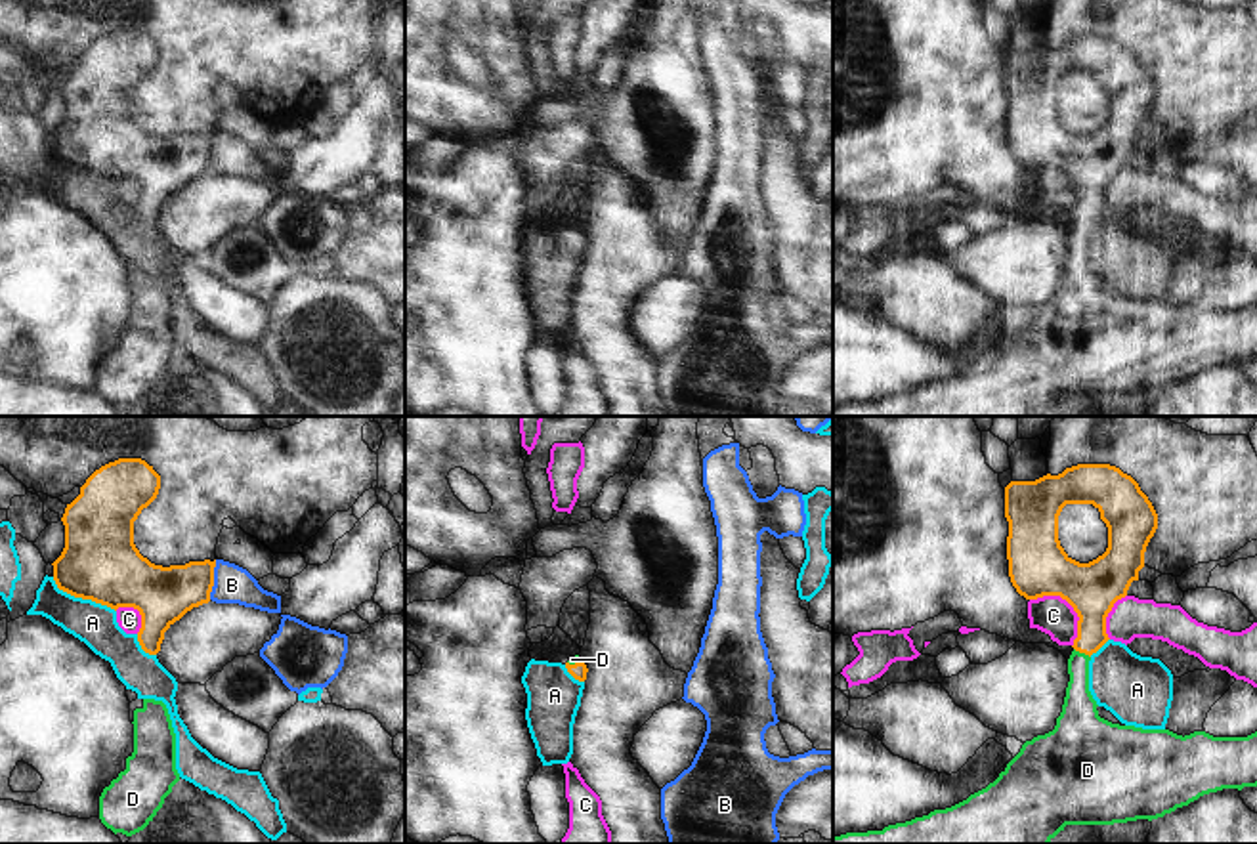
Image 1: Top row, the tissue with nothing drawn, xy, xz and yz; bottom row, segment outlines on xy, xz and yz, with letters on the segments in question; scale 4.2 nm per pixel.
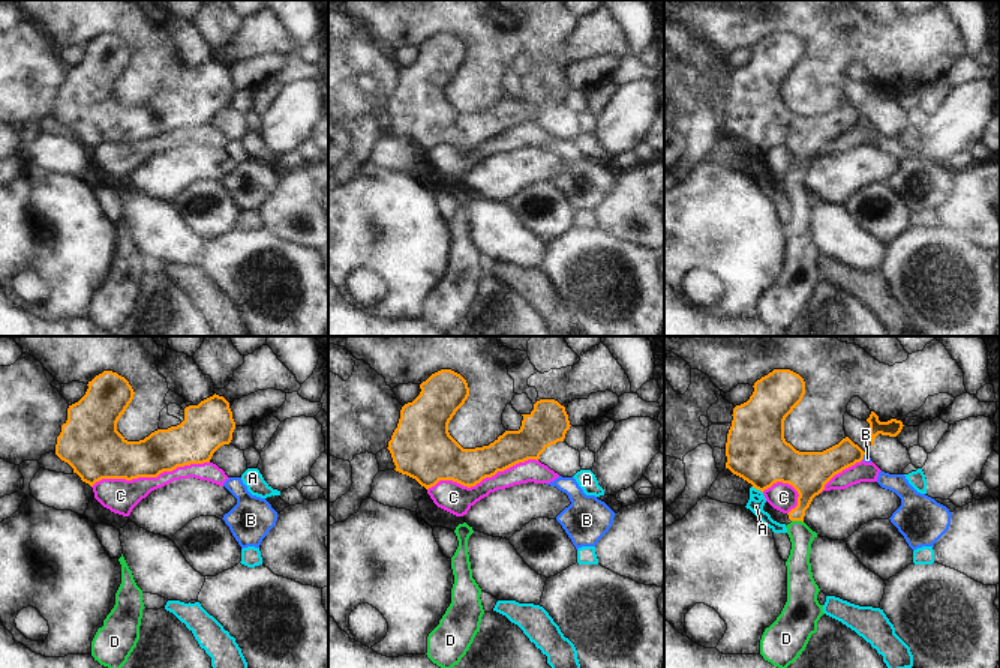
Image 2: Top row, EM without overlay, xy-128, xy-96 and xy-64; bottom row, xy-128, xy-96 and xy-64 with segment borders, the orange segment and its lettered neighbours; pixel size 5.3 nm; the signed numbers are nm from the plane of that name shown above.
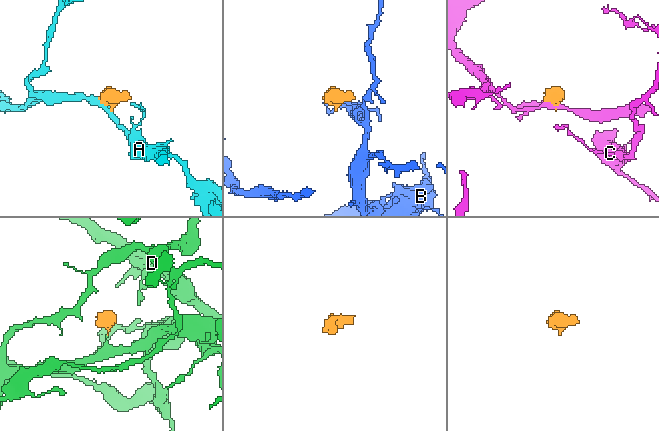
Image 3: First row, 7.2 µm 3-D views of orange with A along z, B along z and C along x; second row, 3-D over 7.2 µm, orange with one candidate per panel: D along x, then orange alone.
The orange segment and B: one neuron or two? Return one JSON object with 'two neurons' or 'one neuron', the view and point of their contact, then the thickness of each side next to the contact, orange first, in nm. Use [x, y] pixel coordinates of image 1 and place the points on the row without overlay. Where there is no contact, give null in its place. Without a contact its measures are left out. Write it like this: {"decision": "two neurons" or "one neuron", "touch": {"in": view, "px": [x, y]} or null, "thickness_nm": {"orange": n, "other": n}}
{"decision": "two neurons", "touch": {"in": "xy", "px": [213, 151]}, "thickness_nm": {"orange": 240, "other": 160}}

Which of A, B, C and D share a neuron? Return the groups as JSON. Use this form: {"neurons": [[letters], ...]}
{"neurons": [["A"], ["B"], ["C"], ["D"]]}

